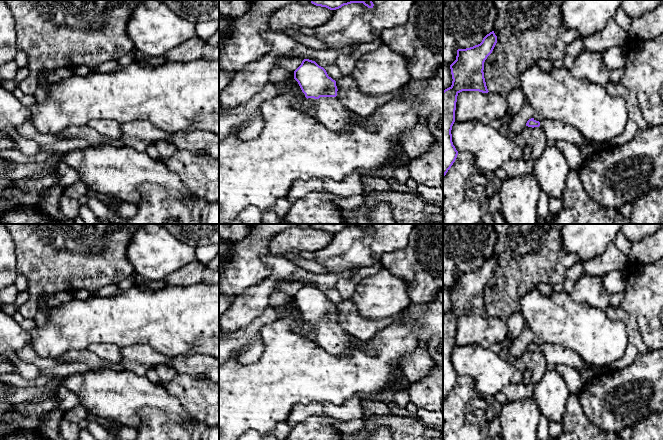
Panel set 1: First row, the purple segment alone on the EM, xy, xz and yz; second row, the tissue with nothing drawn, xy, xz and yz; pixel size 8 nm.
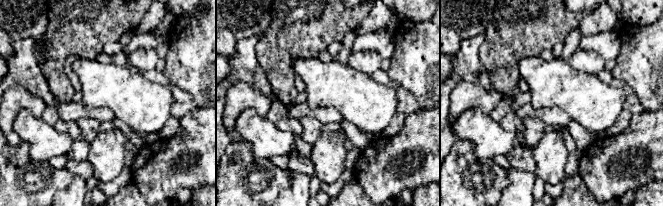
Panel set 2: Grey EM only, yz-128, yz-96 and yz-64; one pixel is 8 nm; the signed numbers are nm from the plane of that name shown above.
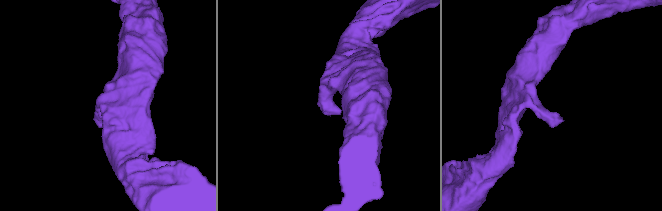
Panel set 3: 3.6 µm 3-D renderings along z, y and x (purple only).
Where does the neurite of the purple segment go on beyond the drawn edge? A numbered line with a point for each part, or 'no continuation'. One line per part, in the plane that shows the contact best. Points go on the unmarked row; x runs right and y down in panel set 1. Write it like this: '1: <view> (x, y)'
1: xz (330, 335)

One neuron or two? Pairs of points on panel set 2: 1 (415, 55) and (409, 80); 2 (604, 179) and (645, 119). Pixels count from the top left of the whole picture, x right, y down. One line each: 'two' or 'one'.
1: one
2: one

